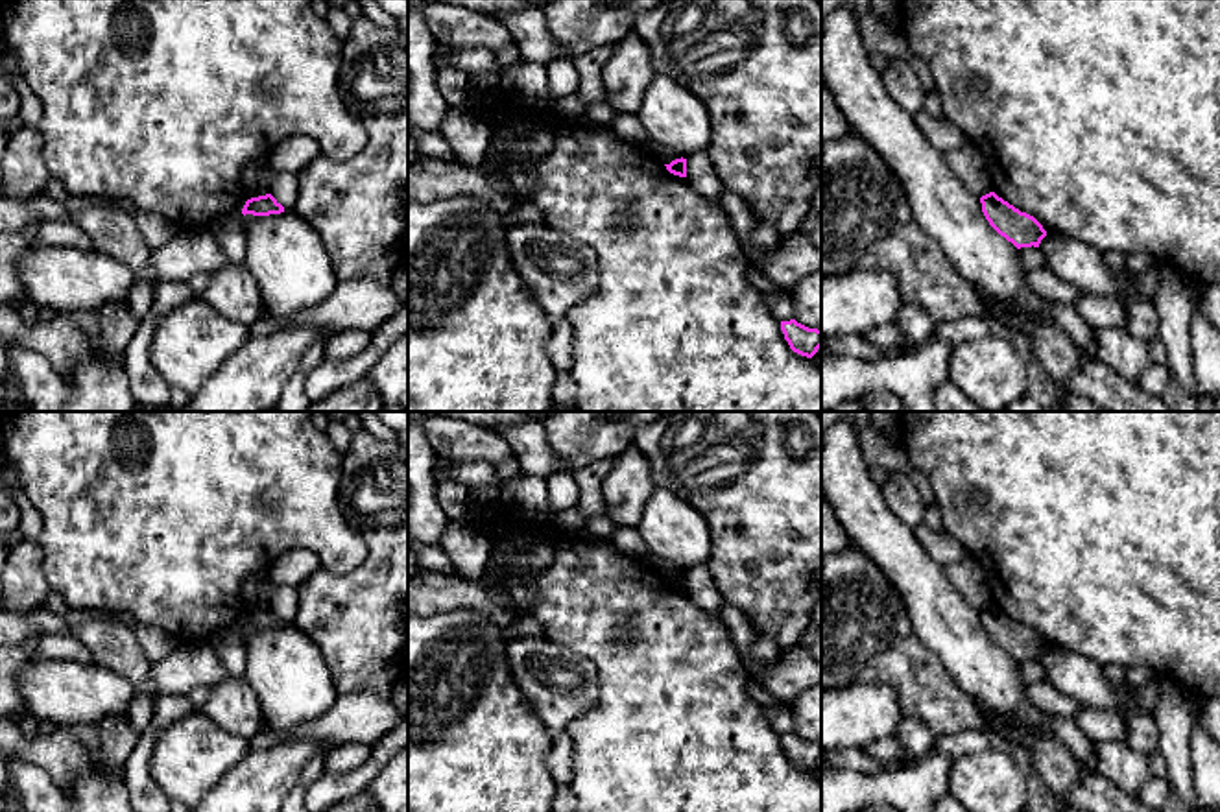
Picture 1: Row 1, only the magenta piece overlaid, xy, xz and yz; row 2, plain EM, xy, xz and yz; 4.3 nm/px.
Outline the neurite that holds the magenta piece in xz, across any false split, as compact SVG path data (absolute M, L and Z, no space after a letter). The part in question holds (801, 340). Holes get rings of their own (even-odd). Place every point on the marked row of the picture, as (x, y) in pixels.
M795 319L781 321L781 330L790 349L801 356L812 358L821 347L821 330L808 328Z

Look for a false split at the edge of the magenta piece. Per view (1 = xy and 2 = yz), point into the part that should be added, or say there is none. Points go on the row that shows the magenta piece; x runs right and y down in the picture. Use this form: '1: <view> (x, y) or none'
1: none
2: none

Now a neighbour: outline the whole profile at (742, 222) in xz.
M722 186L720 207L727 212L729 223L736 238L744 244L749 242L757 229L757 221L740 196Z

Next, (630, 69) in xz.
M629 31L611 46L611 59L602 70L605 102L618 114L637 114L653 78L655 70L648 46L637 33Z

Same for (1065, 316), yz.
M1048 299L1052 321L1070 336L1083 356L1094 356L1094 328L1076 312L1074 306Z

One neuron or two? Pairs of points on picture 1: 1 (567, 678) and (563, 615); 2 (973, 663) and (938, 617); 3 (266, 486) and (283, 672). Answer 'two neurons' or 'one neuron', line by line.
1: two neurons
2: one neuron
3: two neurons

